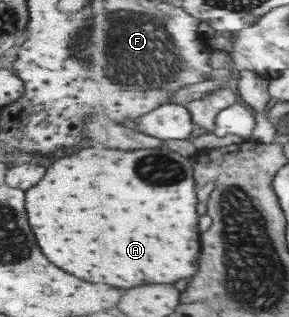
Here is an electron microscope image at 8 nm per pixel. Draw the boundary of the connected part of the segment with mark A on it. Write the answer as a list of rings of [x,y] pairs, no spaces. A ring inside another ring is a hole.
[[[83,148],[71,156],[57,158],[51,166],[47,166],[45,176],[33,186],[25,190],[25,212],[31,232],[35,234],[37,246],[41,248],[43,256],[61,268],[85,282],[95,284],[111,284],[117,288],[133,288],[139,284],[173,284],[177,280],[189,278],[197,274],[199,258],[201,258],[201,242],[199,242],[199,212],[197,212],[197,178],[194,176],[194,162],[192,157],[181,156],[169,148],[141,148],[141,150],[111,150],[111,148]],[[143,190],[153,190],[155,198],[143,198]]]

